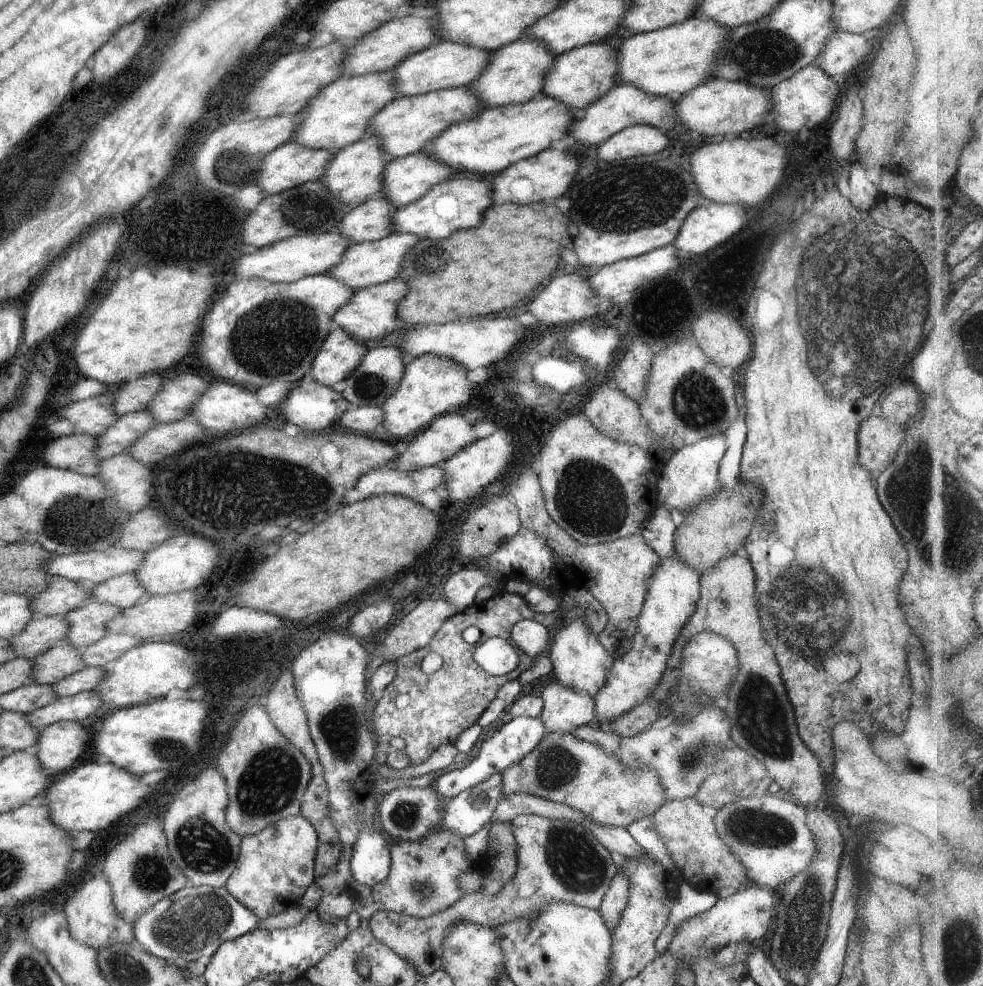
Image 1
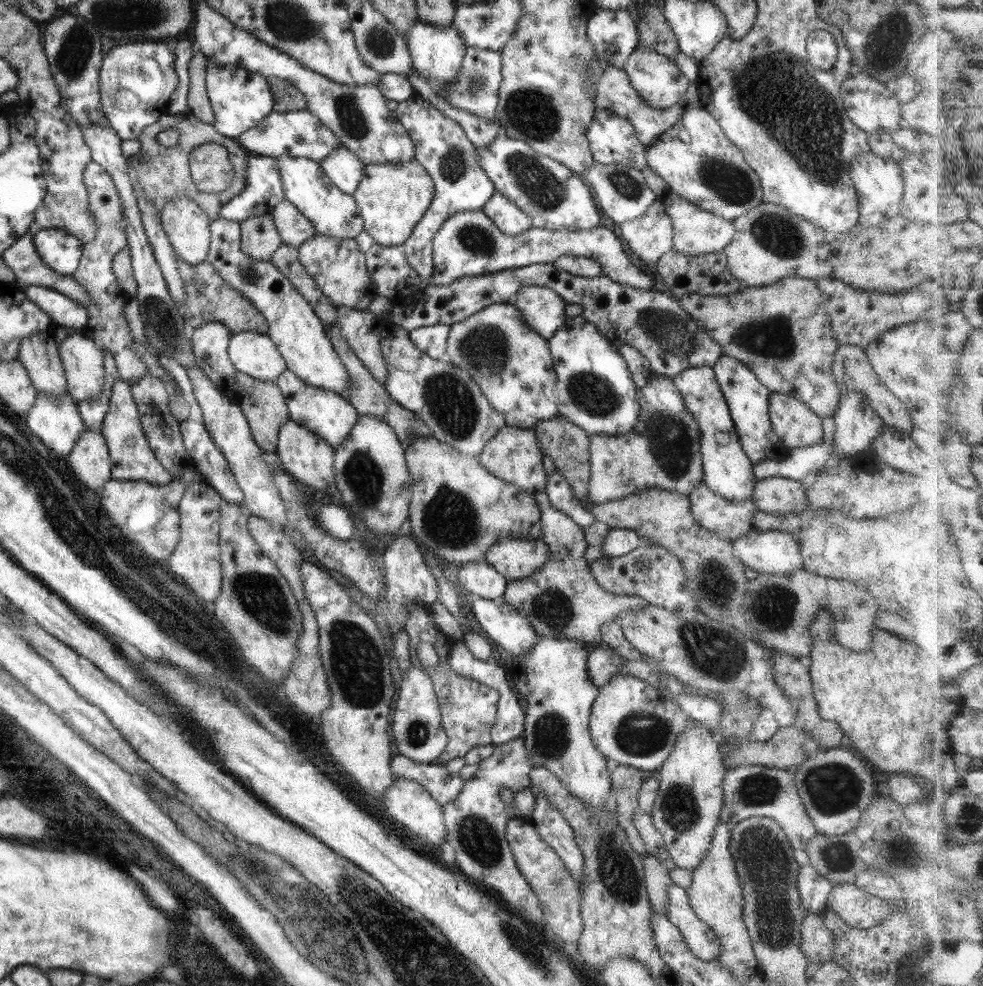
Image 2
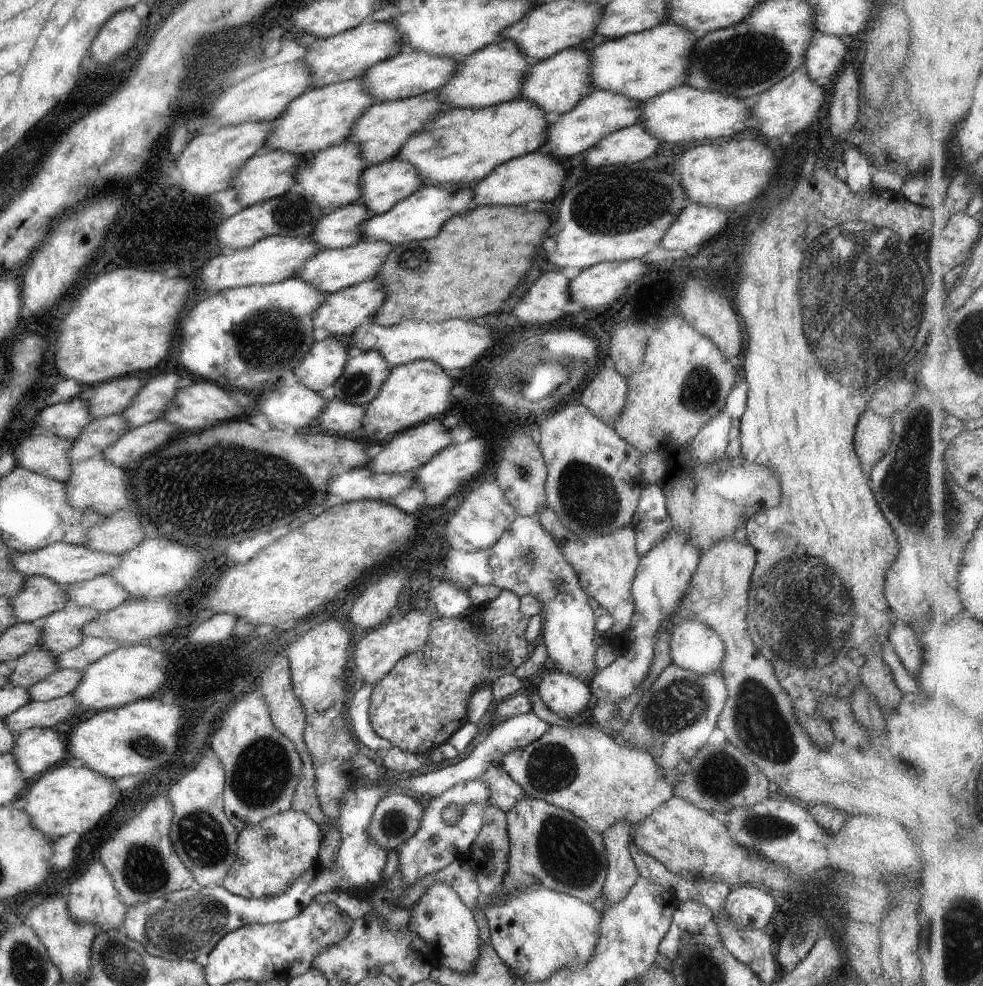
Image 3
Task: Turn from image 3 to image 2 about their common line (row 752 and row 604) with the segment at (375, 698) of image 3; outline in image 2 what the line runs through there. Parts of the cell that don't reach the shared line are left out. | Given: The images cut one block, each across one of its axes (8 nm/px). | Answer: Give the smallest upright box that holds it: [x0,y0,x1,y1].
[404,604,498,765]

